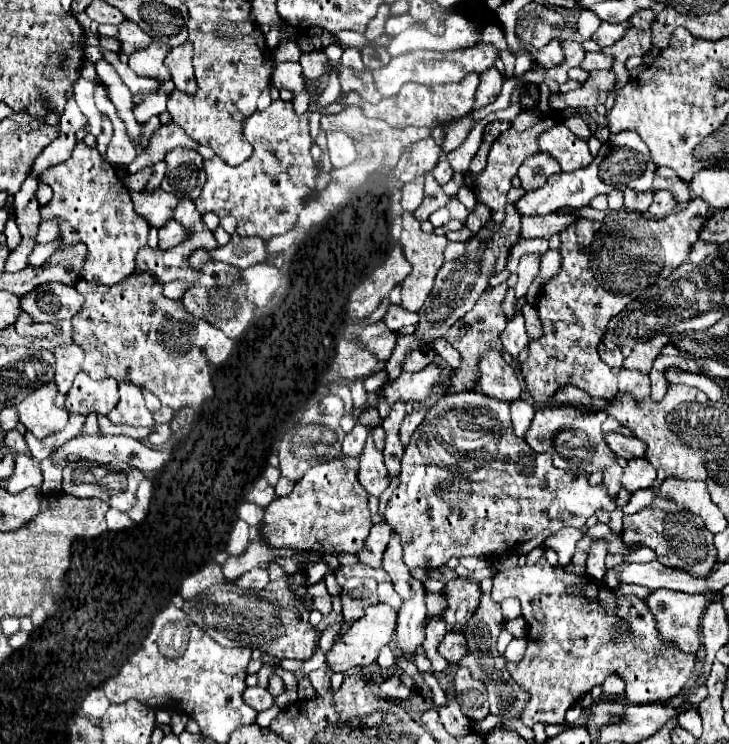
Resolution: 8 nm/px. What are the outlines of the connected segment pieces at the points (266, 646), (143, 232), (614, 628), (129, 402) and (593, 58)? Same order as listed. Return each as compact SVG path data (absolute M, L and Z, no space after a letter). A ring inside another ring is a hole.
M288 578L272 580L262 592L254 594L254 602L258 608L262 608L262 616L254 616L254 614L248 616L246 606L238 608L232 604L216 604L204 598L186 600L182 610L192 618L194 624L204 628L222 646L258 648L278 660L284 660L284 658L308 660L318 644L318 630L310 626L308 622L310 612L302 606L302 600L296 598L292 590L288 588ZM268 602L272 602L272 606L268 606Z
M78 142L66 162L52 166L52 170L44 170L40 182L50 184L54 190L52 200L40 208L42 220L60 220L60 236L64 238L62 246L76 242L84 242L88 246L88 256L80 270L80 278L100 284L114 284L134 272L136 254L146 246L148 222L136 214L126 186L118 180L114 168L96 148Z
M540 558L534 566L500 570L494 576L492 600L502 602L504 598L518 598L522 602L522 616L528 622L528 648L524 658L518 662L506 662L506 670L524 690L532 694L522 714L522 722L530 728L534 722L564 722L566 710L594 686L602 684L610 674L616 674L626 682L626 698L632 704L668 700L692 678L696 654L686 654L674 642L660 638L656 620L644 600L632 594L618 596L614 590L606 588L606 584L596 582L588 574L568 574L566 566L550 566L546 558Z
M120 380L118 388L120 388L120 402L116 404L114 410L108 412L110 422L128 426L152 426L154 416L144 404L142 388L126 380Z
M586 52L586 56L584 56L580 68L586 70L586 72L596 70L596 68L598 68L598 70L600 70L600 68L610 70L612 64L614 64L614 58L608 56L608 54L602 54L602 52Z

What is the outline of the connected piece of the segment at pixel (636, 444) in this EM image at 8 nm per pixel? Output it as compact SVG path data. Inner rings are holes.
M604 432L604 440L610 446L610 450L622 458L630 458L630 456L644 456L644 442L640 442L634 436L622 436L618 432Z

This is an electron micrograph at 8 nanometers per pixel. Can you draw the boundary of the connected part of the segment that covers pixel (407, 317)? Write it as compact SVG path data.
M392 304L390 310L388 310L388 314L384 316L384 322L392 330L400 330L400 328L404 328L408 324L418 324L418 314L412 314L412 312L408 312L408 310Z

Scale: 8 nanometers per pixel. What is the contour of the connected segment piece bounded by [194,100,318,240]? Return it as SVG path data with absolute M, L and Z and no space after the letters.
M274 100L266 110L258 110L244 118L244 140L252 144L252 156L240 166L230 166L218 156L204 160L206 184L194 200L200 214L214 212L224 218L232 214L238 220L238 234L270 240L286 234L314 192L314 176L318 166L310 158L312 138L308 134L310 112L302 116L294 112L292 102Z

